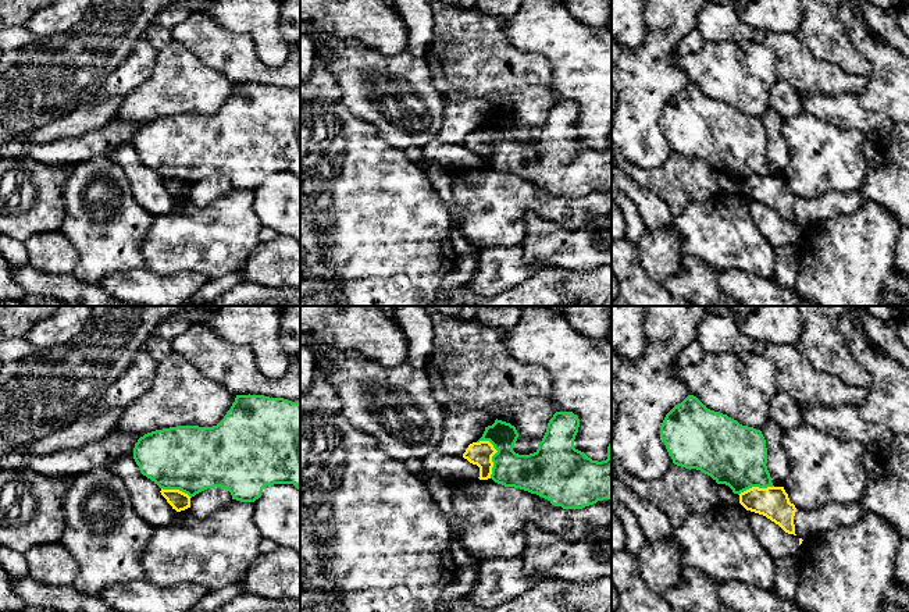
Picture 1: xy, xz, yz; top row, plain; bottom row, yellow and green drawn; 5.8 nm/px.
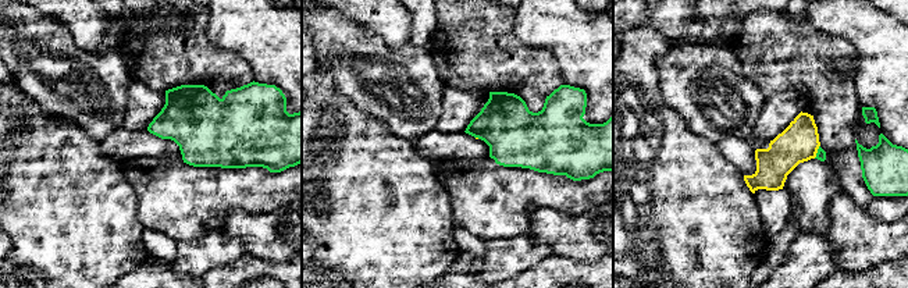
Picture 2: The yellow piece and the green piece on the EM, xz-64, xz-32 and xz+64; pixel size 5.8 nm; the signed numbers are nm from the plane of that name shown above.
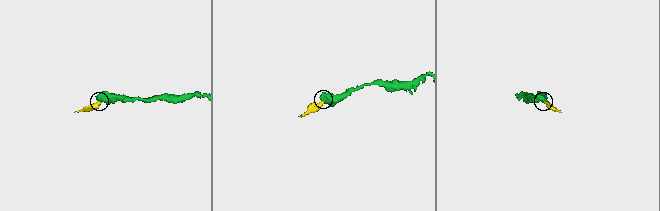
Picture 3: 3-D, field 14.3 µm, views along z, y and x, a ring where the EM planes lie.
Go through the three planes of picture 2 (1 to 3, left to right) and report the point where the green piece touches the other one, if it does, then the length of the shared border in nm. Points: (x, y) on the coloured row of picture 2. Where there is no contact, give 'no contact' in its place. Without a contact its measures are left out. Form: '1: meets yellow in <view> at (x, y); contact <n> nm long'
1: no contact
2: no contact
3: meets yellow in xz+64 at (816, 152); contact 90 nm long

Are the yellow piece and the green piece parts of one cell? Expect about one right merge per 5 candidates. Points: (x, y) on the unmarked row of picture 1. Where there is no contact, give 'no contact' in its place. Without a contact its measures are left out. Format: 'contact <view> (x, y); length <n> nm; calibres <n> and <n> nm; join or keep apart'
contact xz (494, 142); length 240 nm; calibres 140 and 220 nm; keep apart

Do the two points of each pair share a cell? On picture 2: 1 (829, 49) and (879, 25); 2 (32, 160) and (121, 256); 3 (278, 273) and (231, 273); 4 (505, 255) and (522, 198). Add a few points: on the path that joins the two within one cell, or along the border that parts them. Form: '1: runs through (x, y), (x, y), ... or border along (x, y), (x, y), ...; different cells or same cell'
1: border along (816, 28), (846, 39), (854, 48), (855, 73); different cells
2: runs through (56, 184), (73, 201), (73, 208), (98, 233); same cell
3: runs through (267, 270), (242, 270); same cell
4: border along (526, 231), (509, 238), (488, 238), (485, 241); different cells

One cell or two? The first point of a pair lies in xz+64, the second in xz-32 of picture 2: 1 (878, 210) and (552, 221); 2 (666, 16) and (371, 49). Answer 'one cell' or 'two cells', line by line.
1: two cells
2: two cells

